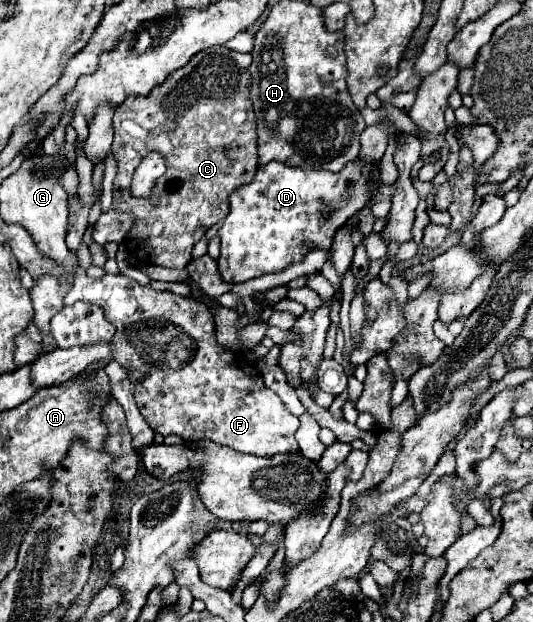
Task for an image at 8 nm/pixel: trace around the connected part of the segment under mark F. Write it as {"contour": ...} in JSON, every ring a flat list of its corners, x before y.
{"contour":[[81,266,73,274,73,288,65,296,65,304,69,306,77,300,101,306,105,310,105,318,117,326,113,336,113,360,127,370,133,384,135,402,155,432,163,436,177,434,185,442,193,444,209,440,261,458,299,452,295,440,299,418,291,416,281,398,263,384,263,378,253,364,217,344,213,314,203,302,177,296,169,290,141,286,127,276,105,274,97,282,95,278,89,278]]}

